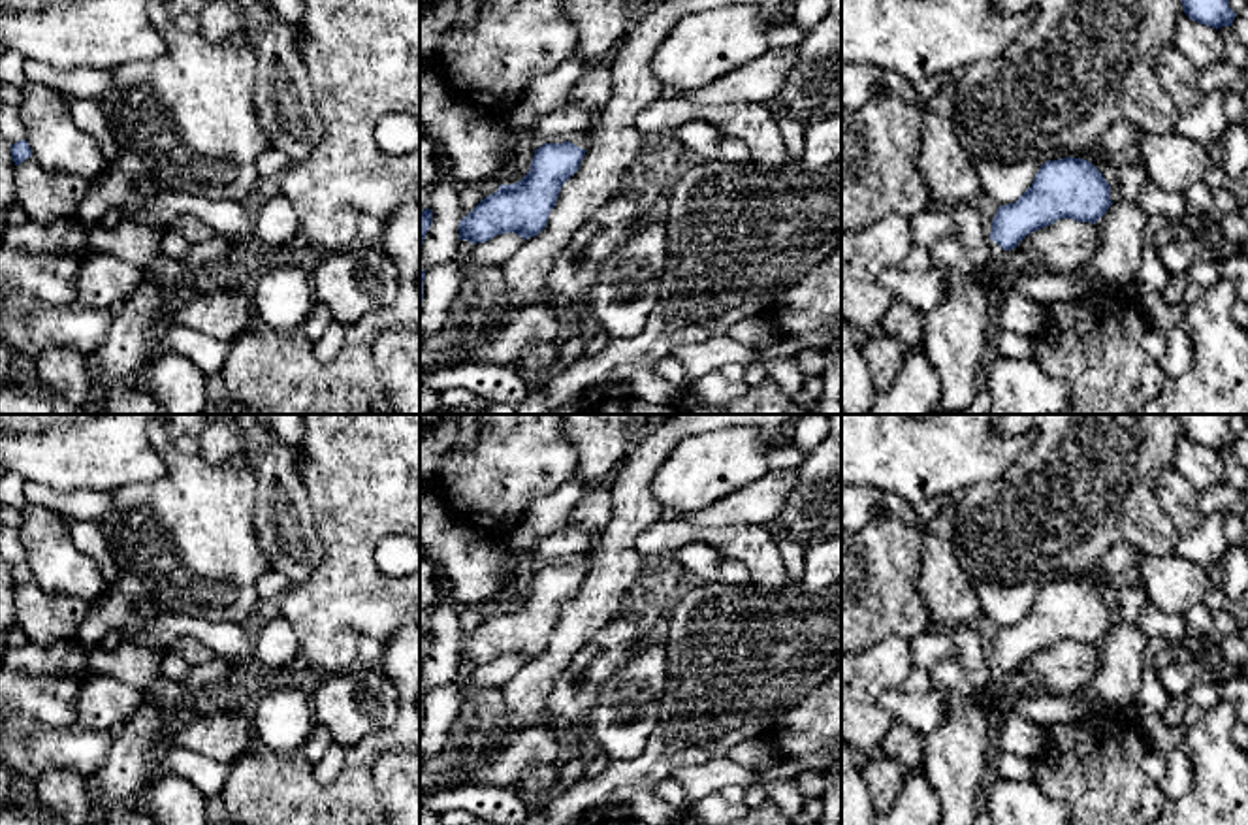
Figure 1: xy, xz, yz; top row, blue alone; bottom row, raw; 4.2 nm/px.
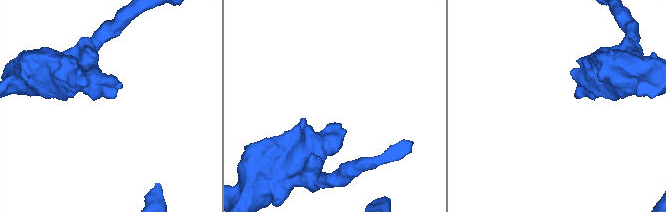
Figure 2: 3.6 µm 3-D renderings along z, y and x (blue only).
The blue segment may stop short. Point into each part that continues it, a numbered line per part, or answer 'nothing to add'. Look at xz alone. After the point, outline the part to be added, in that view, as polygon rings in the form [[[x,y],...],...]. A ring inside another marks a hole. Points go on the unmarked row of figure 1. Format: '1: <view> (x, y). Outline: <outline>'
1: xz (584, 562). Outline: [[[599,533],[591,535],[591,550],[585,556],[582,556],[582,558],[572,559],[570,565],[574,565],[576,569],[582,569],[582,571],[587,573],[589,567],[591,567],[591,561],[593,561],[593,554],[599,548],[599,542],[600,542]]]

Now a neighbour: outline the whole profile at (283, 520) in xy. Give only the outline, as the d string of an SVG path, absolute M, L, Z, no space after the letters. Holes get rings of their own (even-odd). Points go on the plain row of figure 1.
M256 414L273 435L273 443L245 445L256 477L252 524L271 569L284 573L292 584L299 584L311 578L324 559L324 546L299 475L297 448L273 431L271 416Z

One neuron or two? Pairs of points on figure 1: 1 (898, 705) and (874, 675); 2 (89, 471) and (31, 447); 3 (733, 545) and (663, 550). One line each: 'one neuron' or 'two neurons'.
1: two neurons
2: one neuron
3: one neuron

